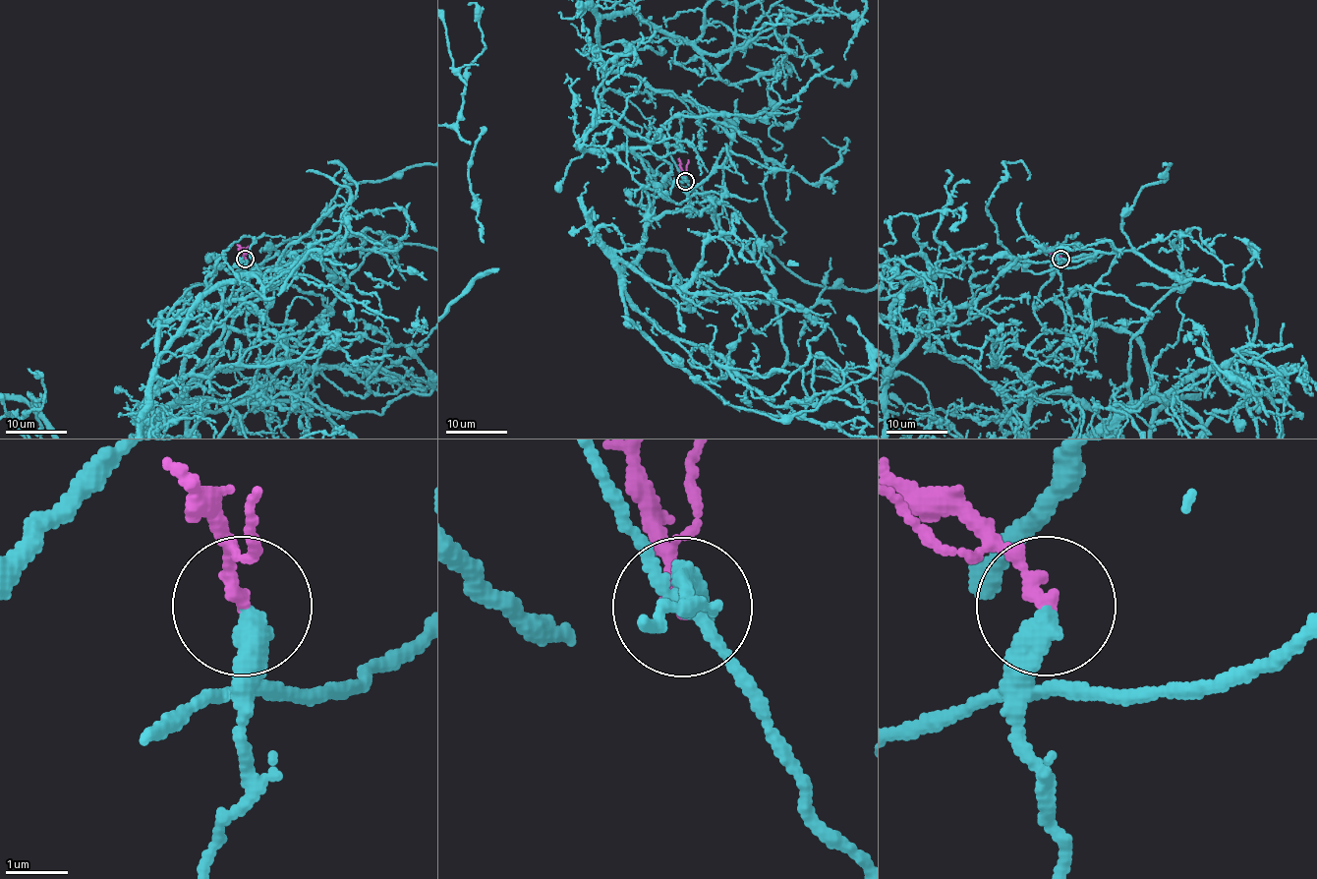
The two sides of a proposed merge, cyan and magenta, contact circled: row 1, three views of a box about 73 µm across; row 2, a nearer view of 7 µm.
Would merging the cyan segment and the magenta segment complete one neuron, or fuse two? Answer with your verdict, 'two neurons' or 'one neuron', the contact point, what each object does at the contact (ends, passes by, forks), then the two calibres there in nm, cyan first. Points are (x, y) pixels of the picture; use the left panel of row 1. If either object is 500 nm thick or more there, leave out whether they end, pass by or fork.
one neuron; at (245, 259); cyan ends there; magenta ends there; 440 nm thick on the cyan side, 220 nm on the other

